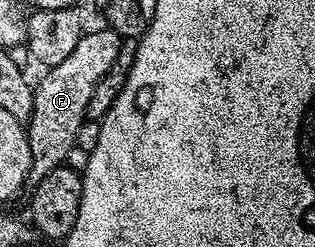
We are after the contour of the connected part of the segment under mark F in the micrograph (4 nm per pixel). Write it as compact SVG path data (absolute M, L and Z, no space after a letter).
M110 29L103 31L88 30L77 41L77 49L61 61L61 65L46 68L43 80L34 84L34 97L31 118L25 123L29 145L31 146L31 172L27 174L28 184L34 185L53 169L66 164L66 155L75 146L77 133L87 119L89 97L101 77L117 61L121 38Z

